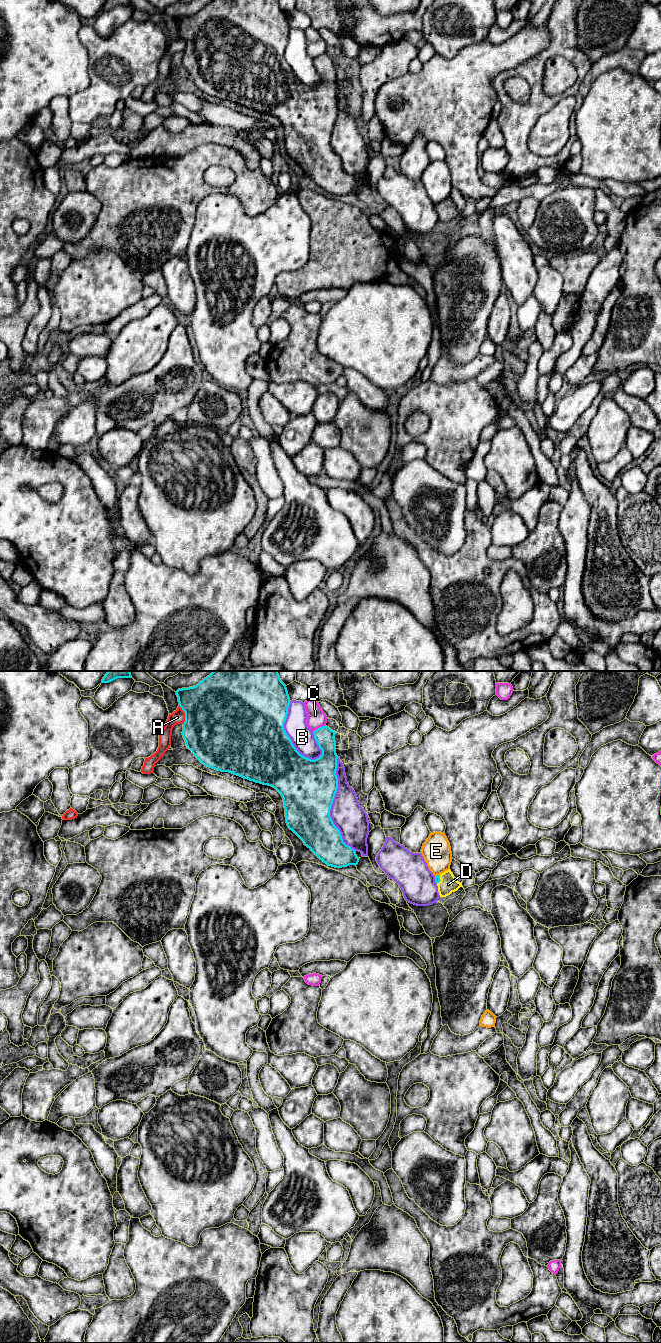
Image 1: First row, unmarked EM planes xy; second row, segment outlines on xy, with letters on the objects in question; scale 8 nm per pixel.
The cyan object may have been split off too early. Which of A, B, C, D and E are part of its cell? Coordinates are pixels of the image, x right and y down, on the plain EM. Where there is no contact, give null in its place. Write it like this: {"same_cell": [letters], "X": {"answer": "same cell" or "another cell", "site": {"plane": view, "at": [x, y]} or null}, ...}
{"same_cell": ["D"], "A": {"answer": "another cell", "site": {"plane": "xy", "at": [185, 43]}}, "B": {"answer": "another cell", "site": {"plane": "xy", "at": [286, 62]}}, "C": {"answer": "another cell", "site": {"plane": "xy", "at": [320, 55]}}, "D": {"answer": "same cell", "site": {"plane": "xy", "at": [439, 207]}}, "E": {"answer": "another cell", "site": {"plane": "xy", "at": [437, 203]}}}

